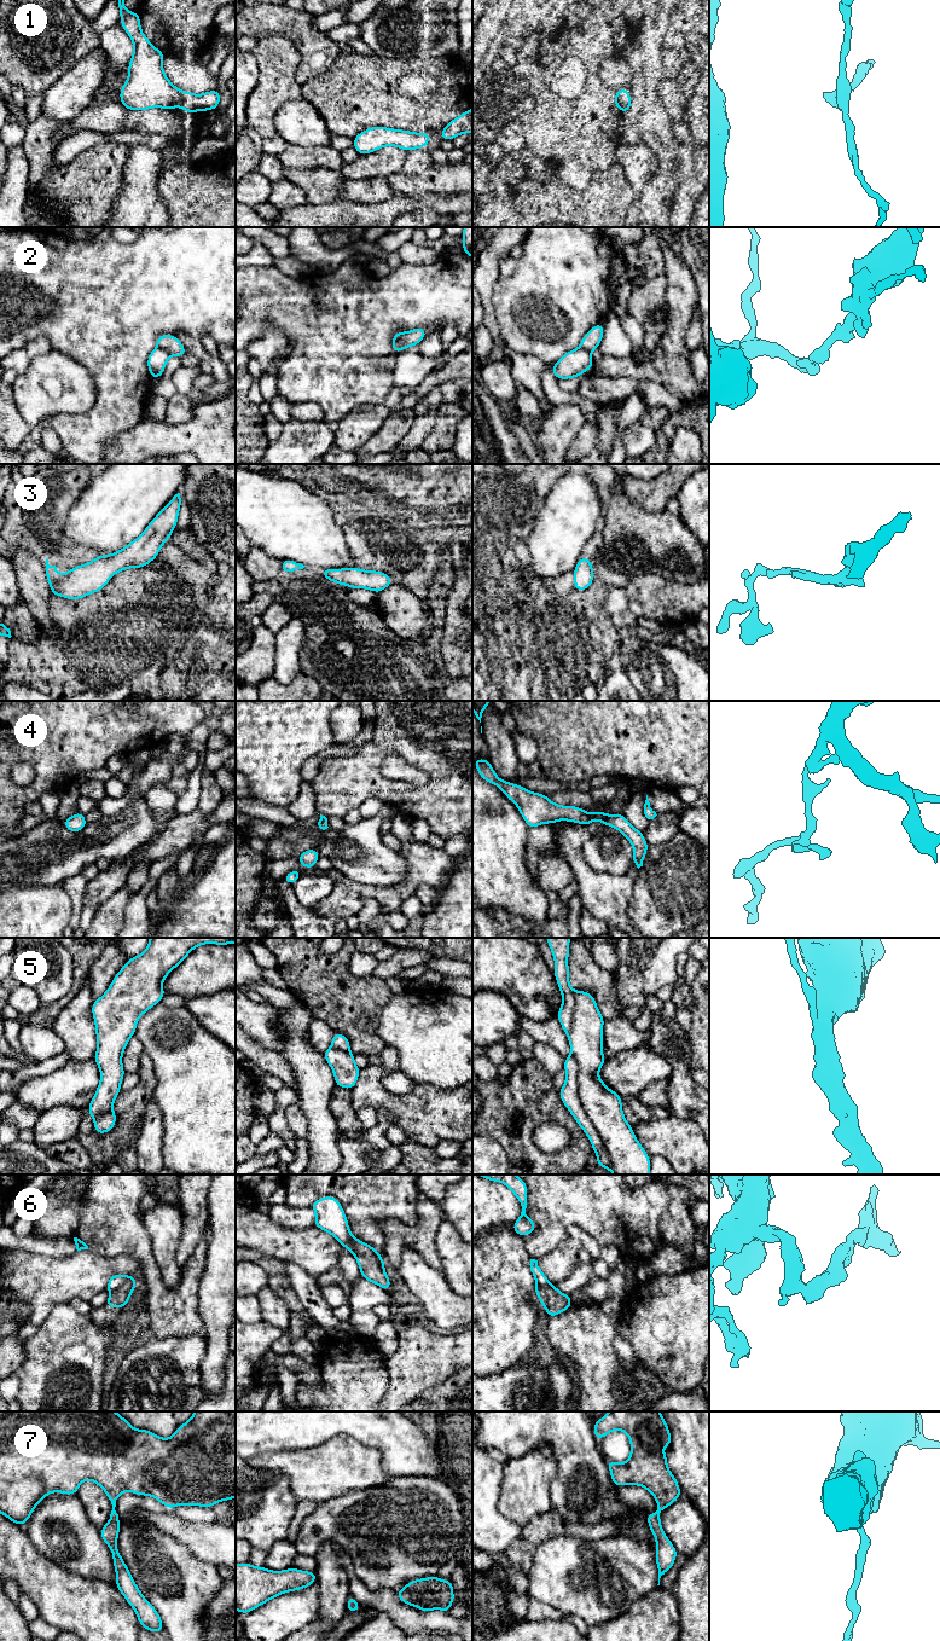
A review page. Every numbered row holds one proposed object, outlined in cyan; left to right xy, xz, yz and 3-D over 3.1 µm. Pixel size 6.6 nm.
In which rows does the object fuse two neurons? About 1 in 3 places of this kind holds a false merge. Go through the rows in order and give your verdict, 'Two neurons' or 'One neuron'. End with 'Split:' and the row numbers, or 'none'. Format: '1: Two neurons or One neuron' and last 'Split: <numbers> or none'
1: Two neurons
2: Two neurons
3: One neuron
4: One neuron
5: Two neurons
6: Two neurons
7: One neuron
Split: 1, 2, 5, 6

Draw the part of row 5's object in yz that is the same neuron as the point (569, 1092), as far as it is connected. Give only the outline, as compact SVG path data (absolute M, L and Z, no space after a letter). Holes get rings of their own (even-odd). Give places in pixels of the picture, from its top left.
M573 1054L569 1055L568 1057L564 1057L564 1071L567 1078L558 1095L564 1106L567 1107L567 1109L571 1113L571 1115L576 1120L578 1125L587 1135L593 1147L593 1152L597 1154L597 1166L604 1167L613 1172L611 1161L605 1149L605 1146L581 1104L581 1100L579 1097L579 1082L578 1082L579 1065Z

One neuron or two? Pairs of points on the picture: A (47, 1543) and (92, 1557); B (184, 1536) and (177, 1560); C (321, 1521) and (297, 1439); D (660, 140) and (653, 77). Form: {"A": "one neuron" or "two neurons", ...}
{"A": "one neuron", "B": "two neurons", "C": "two neurons", "D": "one neuron"}

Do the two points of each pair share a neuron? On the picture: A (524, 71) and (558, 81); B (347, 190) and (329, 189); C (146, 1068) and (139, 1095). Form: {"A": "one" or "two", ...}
{"A": "two", "B": "two", "C": "one"}

